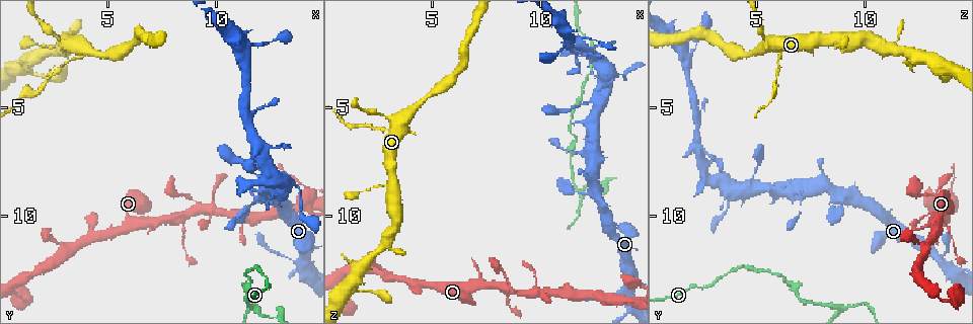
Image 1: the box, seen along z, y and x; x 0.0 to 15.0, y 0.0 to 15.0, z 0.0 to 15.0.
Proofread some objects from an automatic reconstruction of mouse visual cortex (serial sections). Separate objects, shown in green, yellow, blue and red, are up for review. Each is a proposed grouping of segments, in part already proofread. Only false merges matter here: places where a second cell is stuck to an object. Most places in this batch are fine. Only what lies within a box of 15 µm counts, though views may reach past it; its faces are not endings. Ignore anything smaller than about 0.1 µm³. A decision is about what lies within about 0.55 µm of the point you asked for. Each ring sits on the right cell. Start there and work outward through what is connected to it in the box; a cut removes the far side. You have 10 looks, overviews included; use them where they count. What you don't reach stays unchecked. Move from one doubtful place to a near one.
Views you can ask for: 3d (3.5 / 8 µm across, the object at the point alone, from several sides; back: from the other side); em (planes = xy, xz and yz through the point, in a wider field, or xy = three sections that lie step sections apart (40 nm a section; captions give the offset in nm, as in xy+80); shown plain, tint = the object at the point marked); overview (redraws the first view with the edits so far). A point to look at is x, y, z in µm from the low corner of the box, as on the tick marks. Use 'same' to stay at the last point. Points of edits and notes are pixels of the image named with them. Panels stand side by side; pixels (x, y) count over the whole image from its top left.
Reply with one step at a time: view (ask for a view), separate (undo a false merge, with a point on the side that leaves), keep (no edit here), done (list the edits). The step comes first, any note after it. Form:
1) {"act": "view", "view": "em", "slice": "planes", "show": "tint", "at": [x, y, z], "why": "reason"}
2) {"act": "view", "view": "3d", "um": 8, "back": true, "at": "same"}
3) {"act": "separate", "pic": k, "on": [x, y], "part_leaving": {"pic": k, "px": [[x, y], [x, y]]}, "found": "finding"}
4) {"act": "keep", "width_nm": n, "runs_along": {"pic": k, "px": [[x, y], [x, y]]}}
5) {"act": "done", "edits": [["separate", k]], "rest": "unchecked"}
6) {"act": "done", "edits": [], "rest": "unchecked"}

{"act": "view", "view": "3d", "um": 3.5, "at": [11.8, 14.4, 8.8], "why": "a fork"}

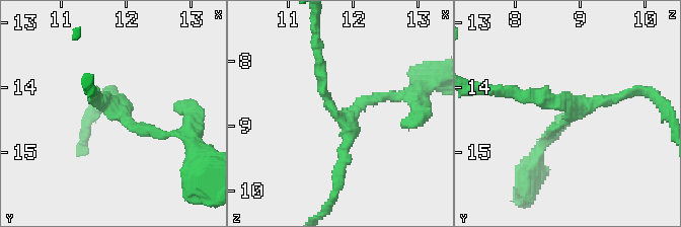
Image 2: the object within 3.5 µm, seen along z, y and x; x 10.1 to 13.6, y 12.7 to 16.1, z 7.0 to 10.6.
{"act": "view", "view": "em", "slice": "xy", "step": 1, "show": "tint", "at": [11.80, 14.30, 8.85]}

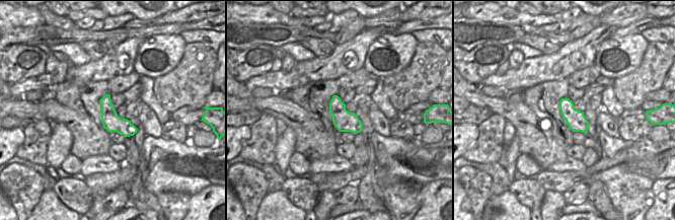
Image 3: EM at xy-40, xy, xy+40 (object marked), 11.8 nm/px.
{"act": "keep", "width_nm": 260, "runs_along": {"pic": 2, "px": [[93, 89], [134, 127], [168, 133]]}, "found": "one cell here"}

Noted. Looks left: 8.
{"act": "view", "view": "3d", "um": 8, "at": [13.3, 8.8, 3.6], "why": "a fork"}

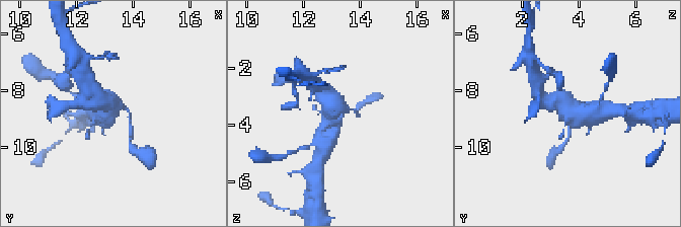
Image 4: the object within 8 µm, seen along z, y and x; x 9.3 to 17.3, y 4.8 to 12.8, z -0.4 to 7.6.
{"act": "view", "view": "3d", "um": 3.5, "at": [13.2, 8.9, 3.5]}

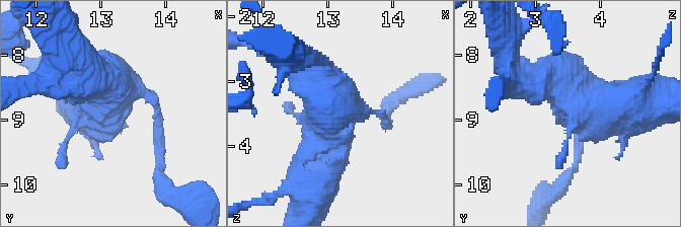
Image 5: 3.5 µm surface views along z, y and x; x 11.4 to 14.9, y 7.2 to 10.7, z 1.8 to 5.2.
{"act": "view", "view": "em", "slice": "xy", "step": 3, "show": "tint", "at": [13.20, 8.85, 3.50], "why": "shape alone is not enough"}

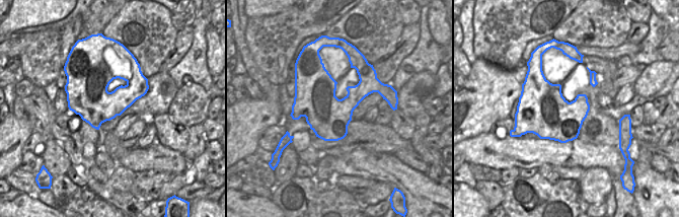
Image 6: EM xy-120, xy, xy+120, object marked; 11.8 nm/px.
{"act": "keep", "runs_along": {"pic": 5, "px": [[639, 114], [523, 82]]}, "found": "all the same cell"}

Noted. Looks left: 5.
{"act": "view", "view": "3d", "um": 8, "at": [11.4, 2.6, 1.8], "why": "four or more arms meet"}

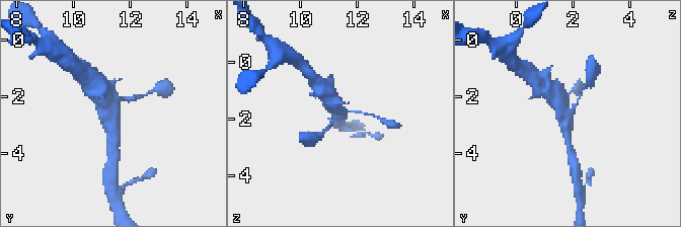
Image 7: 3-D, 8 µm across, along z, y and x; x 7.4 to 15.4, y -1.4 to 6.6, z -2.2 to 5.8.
{"act": "view", "view": "em", "slice": "planes", "show": "tint", "at": [11.3, 2.6, 1.8]}

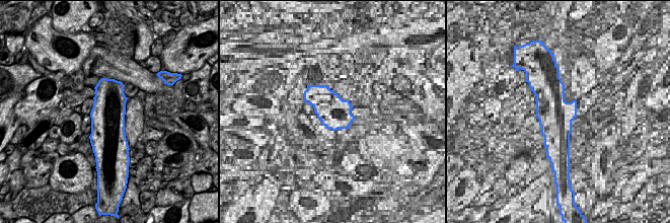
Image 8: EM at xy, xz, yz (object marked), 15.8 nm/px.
{"act": "keep", "arm_widths_nm": [100, 150, 300, 600], "runs_along": {"pic": 7, "px": [[569, 145], [566, 115], [553, 90]]}, "found": "all the same cell"}

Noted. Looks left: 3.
{"act": "view", "view": "em", "slice": "planes", "show": "tint", "at": [7.9, 8.8, 12.3], "why": "sharp bend"}

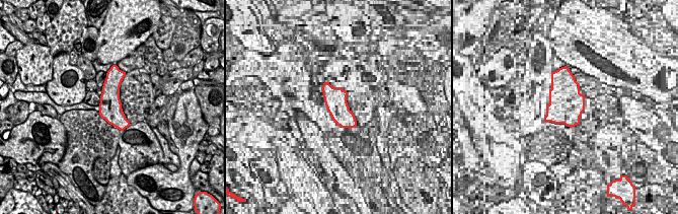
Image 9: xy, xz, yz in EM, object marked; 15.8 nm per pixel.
{"act": "view", "view": "3d", "um": 3.5, "at": "same"}

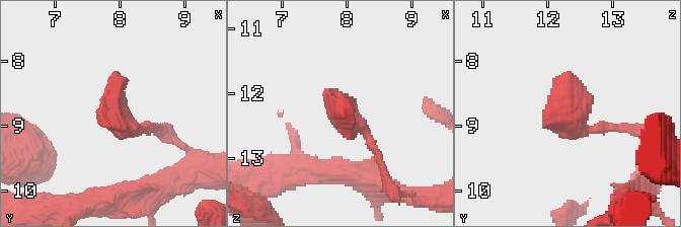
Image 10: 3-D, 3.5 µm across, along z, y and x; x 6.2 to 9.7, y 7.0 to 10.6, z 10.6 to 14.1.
{"act": "keep", "width_nm": 360, "runs_along": {"pic": 10, "px": [[616, 129], [575, 126], [570, 73]]}, "found": "continuous, no second cell"}

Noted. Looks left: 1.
{"act": "done", "edits": [], "rest": "unchecked"}

